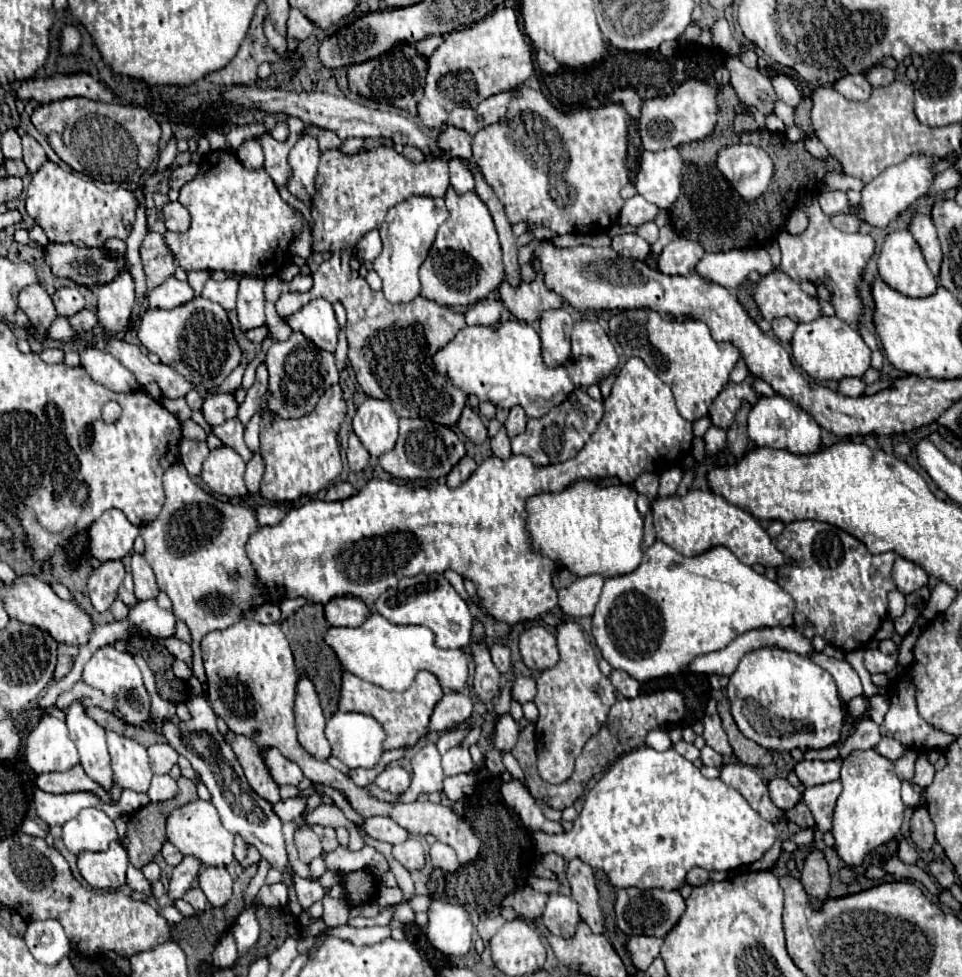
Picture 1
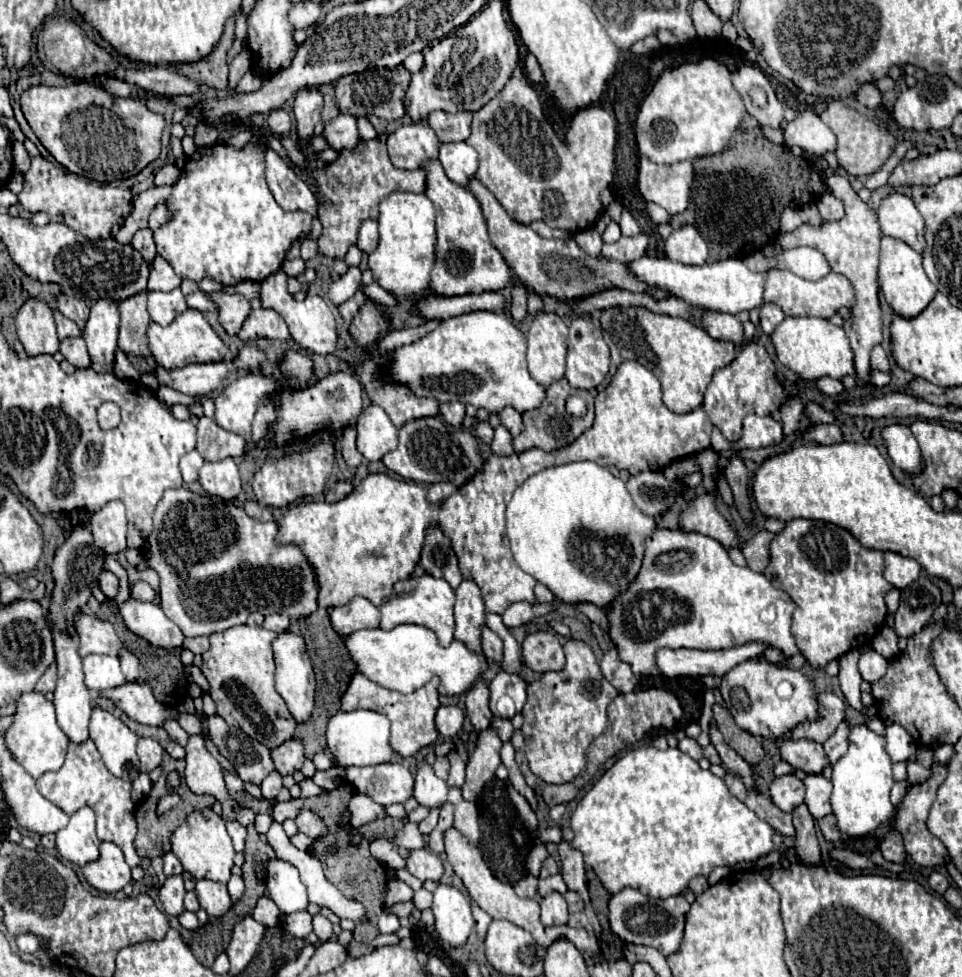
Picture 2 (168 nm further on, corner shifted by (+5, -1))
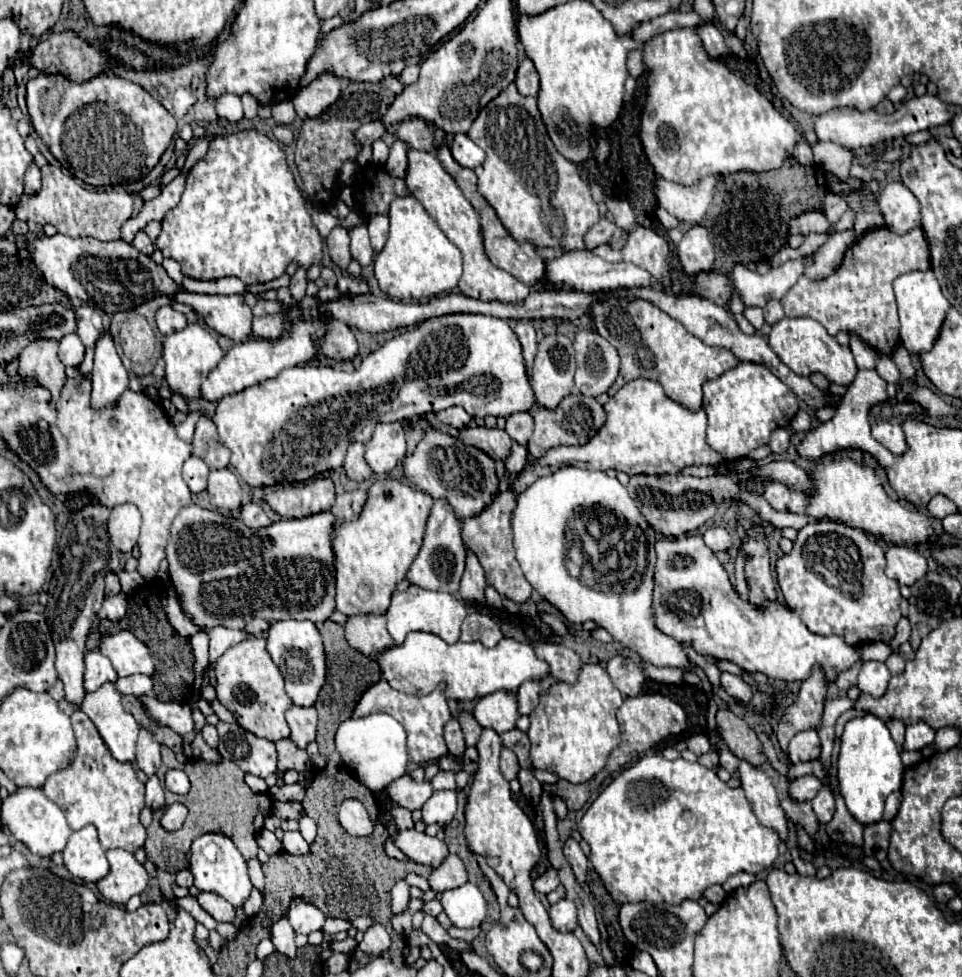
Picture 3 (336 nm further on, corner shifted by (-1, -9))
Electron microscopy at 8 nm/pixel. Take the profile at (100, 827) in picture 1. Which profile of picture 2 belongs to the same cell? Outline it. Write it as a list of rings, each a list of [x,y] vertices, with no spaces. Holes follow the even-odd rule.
[[[84,806],[70,816],[70,824],[56,832],[56,848],[60,856],[76,866],[84,866],[98,858],[100,840],[96,836],[94,810]]]

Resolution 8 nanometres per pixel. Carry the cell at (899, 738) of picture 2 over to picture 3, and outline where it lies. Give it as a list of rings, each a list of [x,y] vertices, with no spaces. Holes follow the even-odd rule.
[[[916,722],[916,724],[910,724],[906,728],[906,740],[904,740],[904,750],[920,750],[924,748],[926,744],[932,744],[934,742],[934,734],[936,730],[932,726],[928,726],[926,722]]]

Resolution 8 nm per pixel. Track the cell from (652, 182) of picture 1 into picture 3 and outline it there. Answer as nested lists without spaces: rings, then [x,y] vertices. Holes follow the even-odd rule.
[[[706,176],[706,180],[700,180],[696,186],[682,186],[658,178],[656,184],[658,204],[678,220],[698,224],[702,222],[712,204],[716,182],[718,182],[716,176]]]

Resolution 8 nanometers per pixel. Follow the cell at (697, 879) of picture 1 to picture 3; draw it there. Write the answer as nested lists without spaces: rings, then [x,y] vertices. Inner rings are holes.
[[[710,886],[706,892],[704,892],[704,898],[712,904],[722,904],[726,900],[726,892],[722,890],[722,886]]]

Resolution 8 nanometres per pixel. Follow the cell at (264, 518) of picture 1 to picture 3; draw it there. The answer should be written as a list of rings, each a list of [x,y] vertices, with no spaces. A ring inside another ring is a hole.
[[[250,502],[250,504],[244,504],[244,506],[242,506],[242,522],[244,522],[248,528],[258,530],[258,528],[268,526],[268,524],[270,524],[270,518],[266,516],[266,512],[262,510],[260,504]]]

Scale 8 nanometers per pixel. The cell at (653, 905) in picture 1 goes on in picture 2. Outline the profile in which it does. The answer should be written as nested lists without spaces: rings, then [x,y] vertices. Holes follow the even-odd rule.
[[[624,888],[622,892],[614,894],[608,904],[608,920],[612,926],[612,932],[618,934],[622,940],[632,944],[646,944],[660,950],[664,956],[678,950],[682,934],[684,934],[684,914],[688,912],[690,904],[684,900],[684,896],[670,896],[666,900],[644,896],[642,892],[634,888]]]

